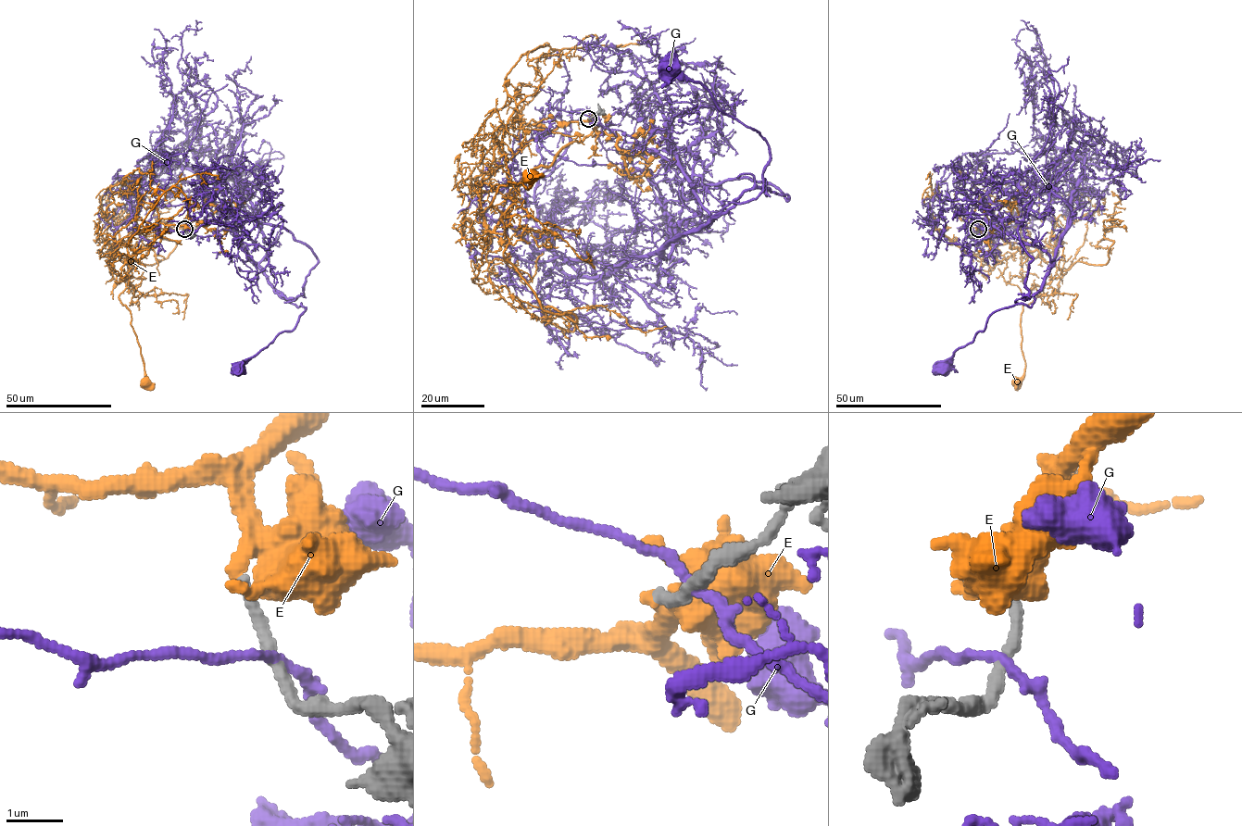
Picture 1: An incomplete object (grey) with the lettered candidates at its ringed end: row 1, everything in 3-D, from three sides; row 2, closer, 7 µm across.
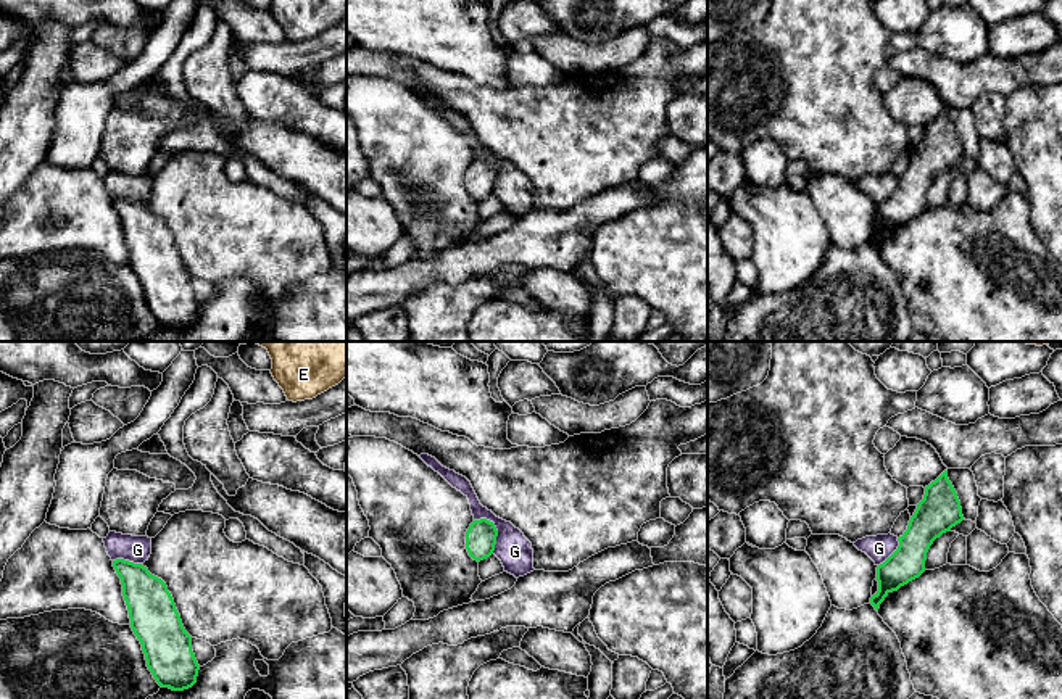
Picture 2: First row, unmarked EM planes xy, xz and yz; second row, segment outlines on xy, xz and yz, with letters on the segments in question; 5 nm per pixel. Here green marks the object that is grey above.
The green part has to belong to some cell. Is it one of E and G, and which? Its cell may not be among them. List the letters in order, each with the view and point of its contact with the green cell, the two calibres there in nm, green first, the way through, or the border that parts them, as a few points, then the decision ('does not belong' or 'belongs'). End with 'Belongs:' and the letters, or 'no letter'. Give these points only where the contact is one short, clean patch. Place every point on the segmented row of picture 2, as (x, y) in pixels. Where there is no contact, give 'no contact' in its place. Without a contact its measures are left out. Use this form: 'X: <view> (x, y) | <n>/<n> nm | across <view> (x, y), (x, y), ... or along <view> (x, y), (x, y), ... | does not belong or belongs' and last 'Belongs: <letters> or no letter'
E: no contact | belongs
G: xz (495, 529) | 160/170 nm | along xz (474, 519), (489, 519), (493, 524), (497, 530), (493, 553) | does not belong
Belongs: E

